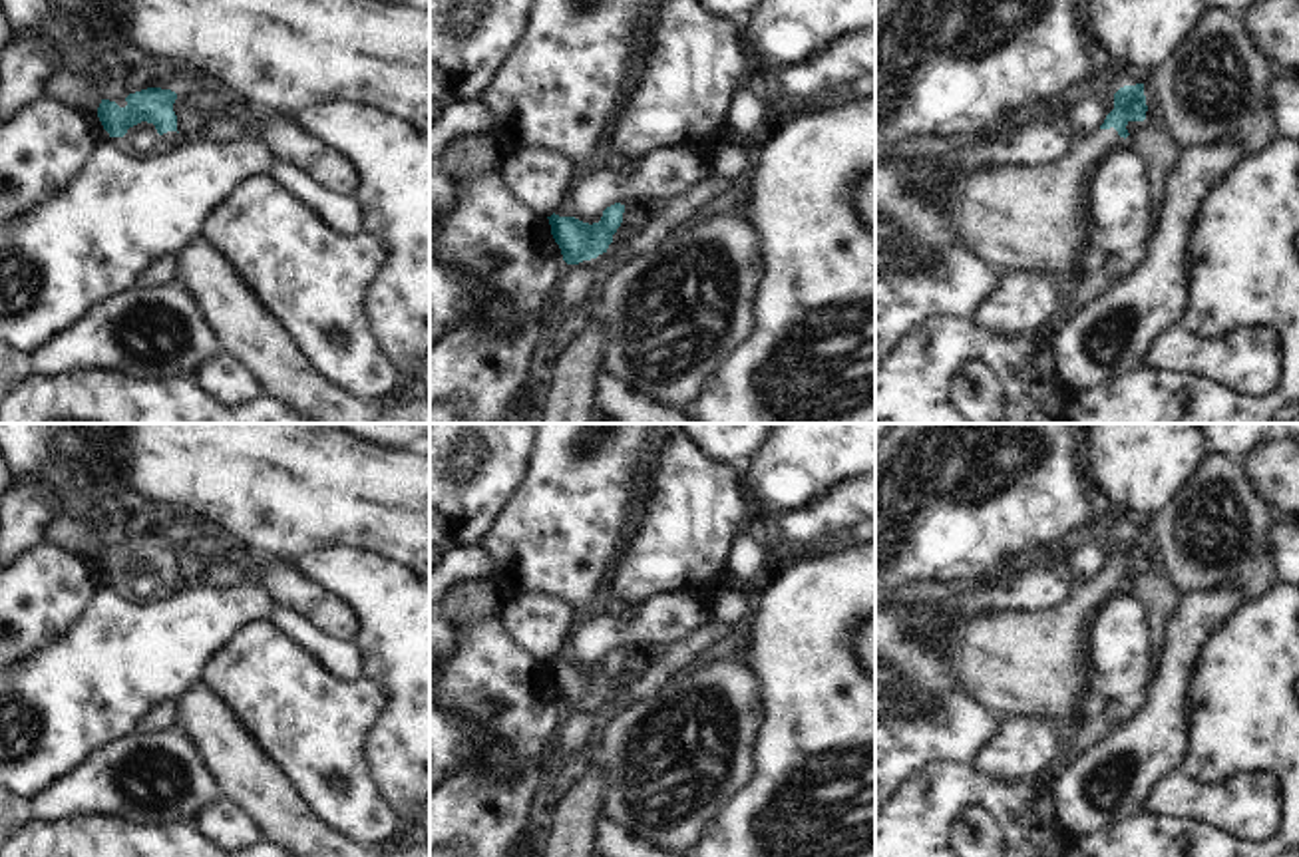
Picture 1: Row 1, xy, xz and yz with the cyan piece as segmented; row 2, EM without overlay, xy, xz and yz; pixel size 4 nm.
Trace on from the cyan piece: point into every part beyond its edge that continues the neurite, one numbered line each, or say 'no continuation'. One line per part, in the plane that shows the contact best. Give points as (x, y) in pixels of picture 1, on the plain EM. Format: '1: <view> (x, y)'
1: yz (1017, 665)

